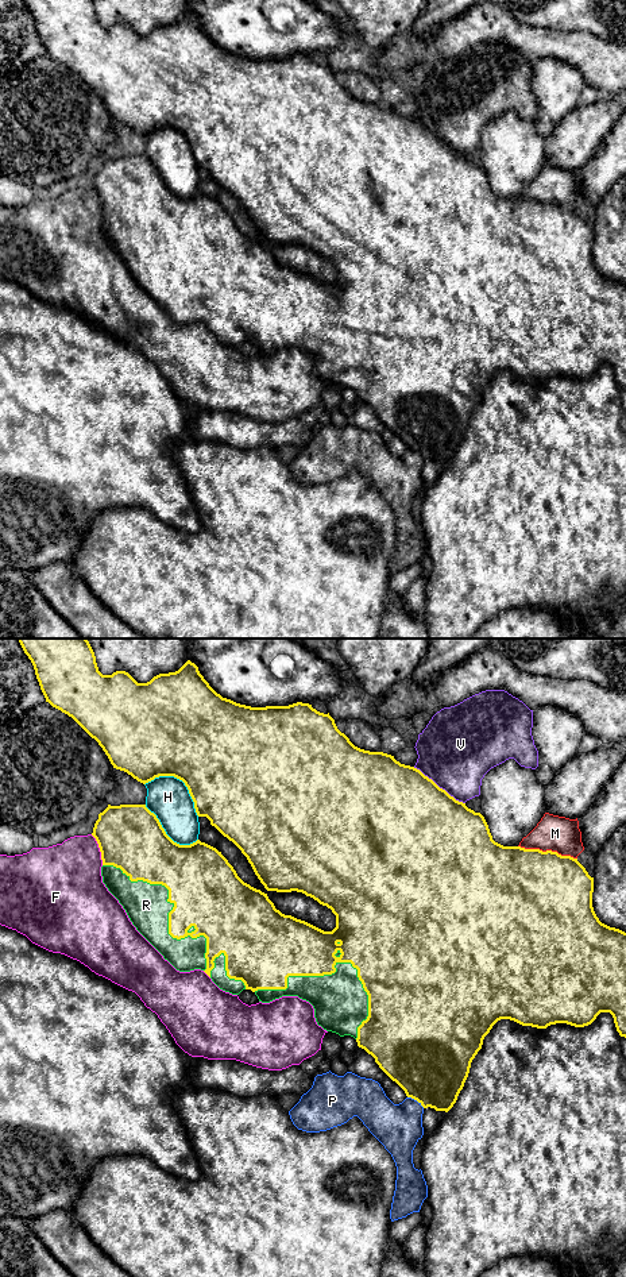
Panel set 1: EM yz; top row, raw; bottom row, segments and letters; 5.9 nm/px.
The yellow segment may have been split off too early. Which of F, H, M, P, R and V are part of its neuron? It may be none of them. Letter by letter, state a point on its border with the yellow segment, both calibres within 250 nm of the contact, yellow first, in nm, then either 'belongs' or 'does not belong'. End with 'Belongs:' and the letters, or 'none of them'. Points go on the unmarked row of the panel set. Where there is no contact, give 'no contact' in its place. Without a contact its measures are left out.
F: yz (100, 201) | 380/400 nm | does not belong
H: yz (181, 131) | 500/260 nm | does not belong
M: yz (548, 203) | 500/220 nm | does not belong
P: yz (416, 451) | 480/280 nm | does not belong
R: yz (169, 266) | 400/260 nm | belongs
V: yz (437, 138) | 500/460 nm | does not belong
Belongs: R

